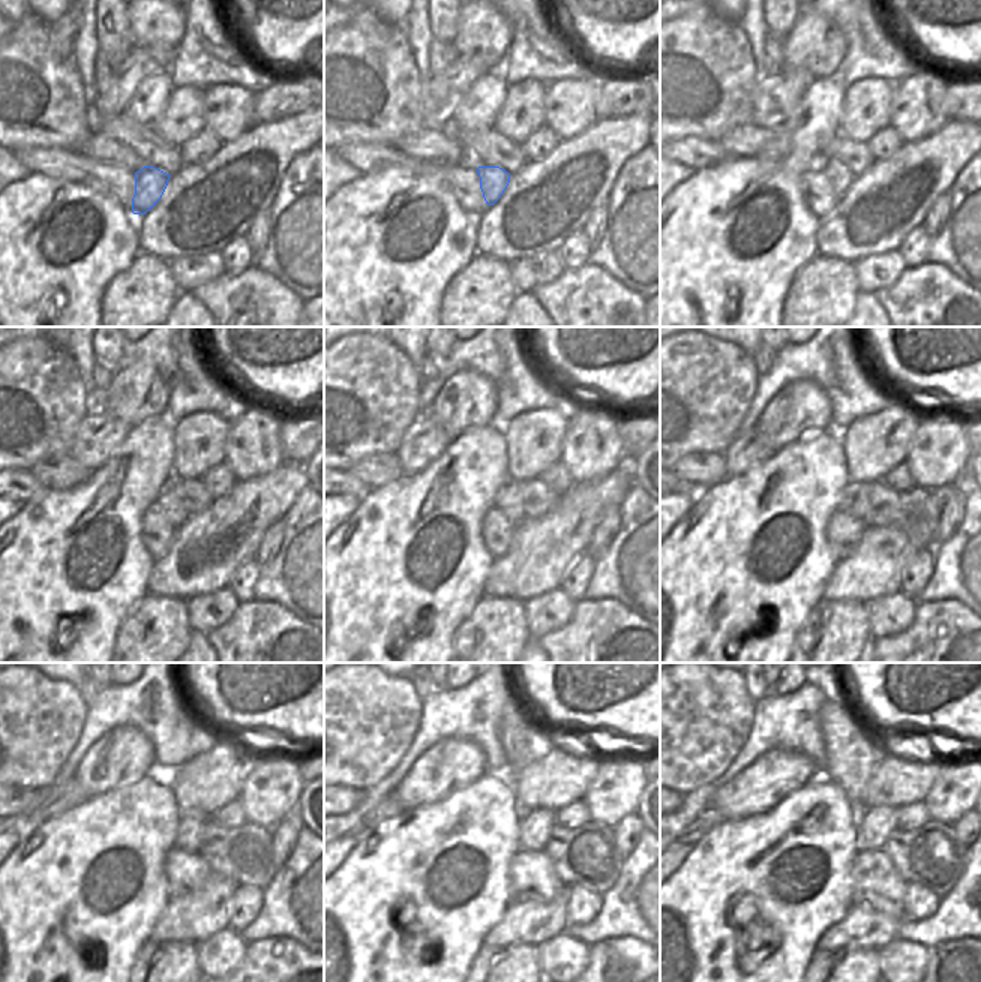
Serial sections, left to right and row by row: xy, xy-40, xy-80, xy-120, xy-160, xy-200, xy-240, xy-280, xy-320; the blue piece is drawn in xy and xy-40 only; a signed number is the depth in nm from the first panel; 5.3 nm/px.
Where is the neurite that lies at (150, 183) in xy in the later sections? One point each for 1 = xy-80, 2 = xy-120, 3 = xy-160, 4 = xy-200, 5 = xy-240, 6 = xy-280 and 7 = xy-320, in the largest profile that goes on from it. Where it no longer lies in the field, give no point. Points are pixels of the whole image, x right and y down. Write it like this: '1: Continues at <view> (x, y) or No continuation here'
1: Continues at xy-80 (839, 176)
2: Continues at xy-120 (168, 504)
3: Continues at xy-160 (507, 501)
4: Continues at xy-200 (854, 502)
5: Continues at xy-240 (191, 828)
6: Continues at xy-280 (534, 828)
7: Continues at xy-320 (875, 825).

